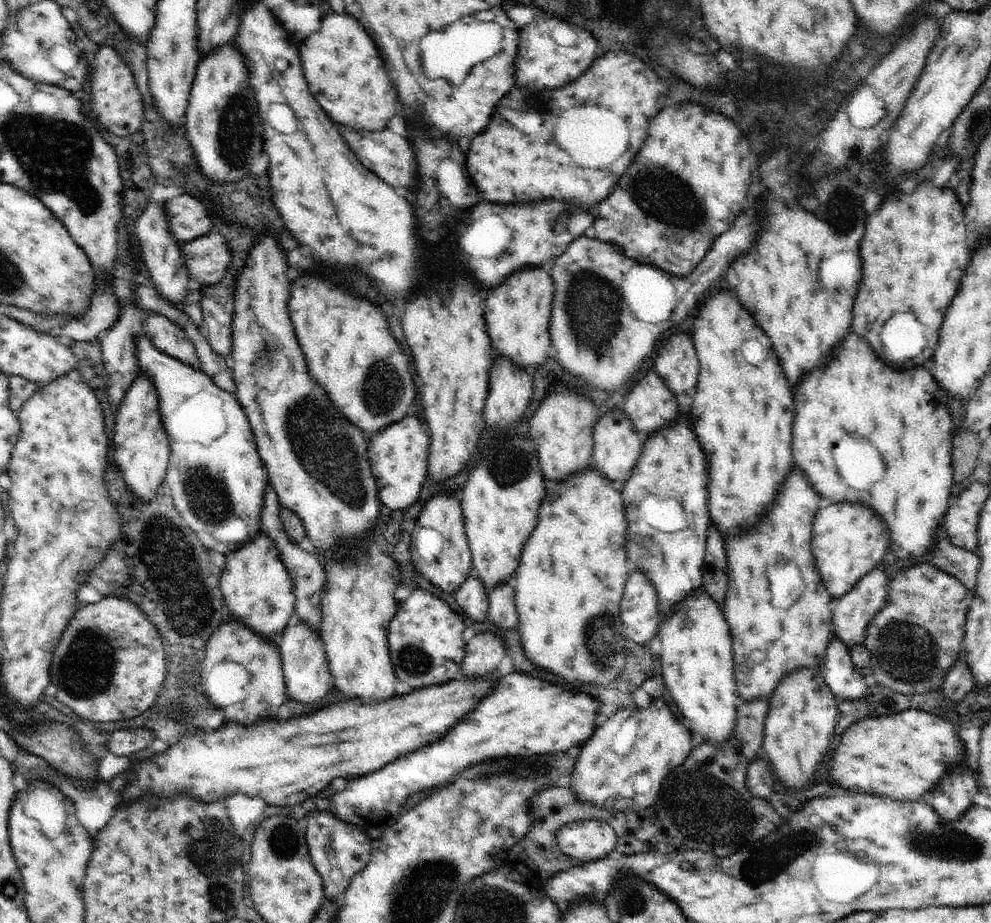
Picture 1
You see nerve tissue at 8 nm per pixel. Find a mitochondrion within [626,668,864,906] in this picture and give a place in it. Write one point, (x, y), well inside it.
(756, 872)

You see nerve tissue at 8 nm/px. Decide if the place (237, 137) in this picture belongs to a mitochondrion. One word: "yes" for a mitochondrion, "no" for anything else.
yes

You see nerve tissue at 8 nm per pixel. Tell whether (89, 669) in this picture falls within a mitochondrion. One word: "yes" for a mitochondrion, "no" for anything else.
yes

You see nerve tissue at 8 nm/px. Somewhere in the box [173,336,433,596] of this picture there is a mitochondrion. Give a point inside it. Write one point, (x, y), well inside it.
(310, 425)

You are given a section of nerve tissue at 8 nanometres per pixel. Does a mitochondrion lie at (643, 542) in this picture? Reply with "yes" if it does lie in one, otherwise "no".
yes

